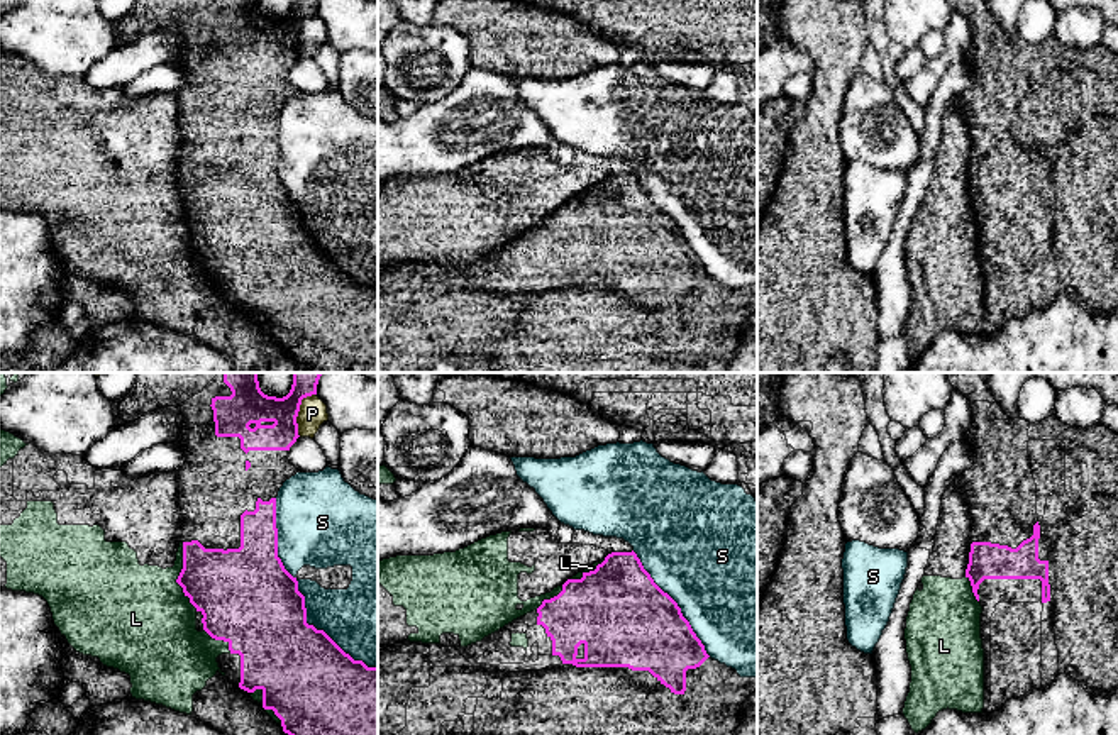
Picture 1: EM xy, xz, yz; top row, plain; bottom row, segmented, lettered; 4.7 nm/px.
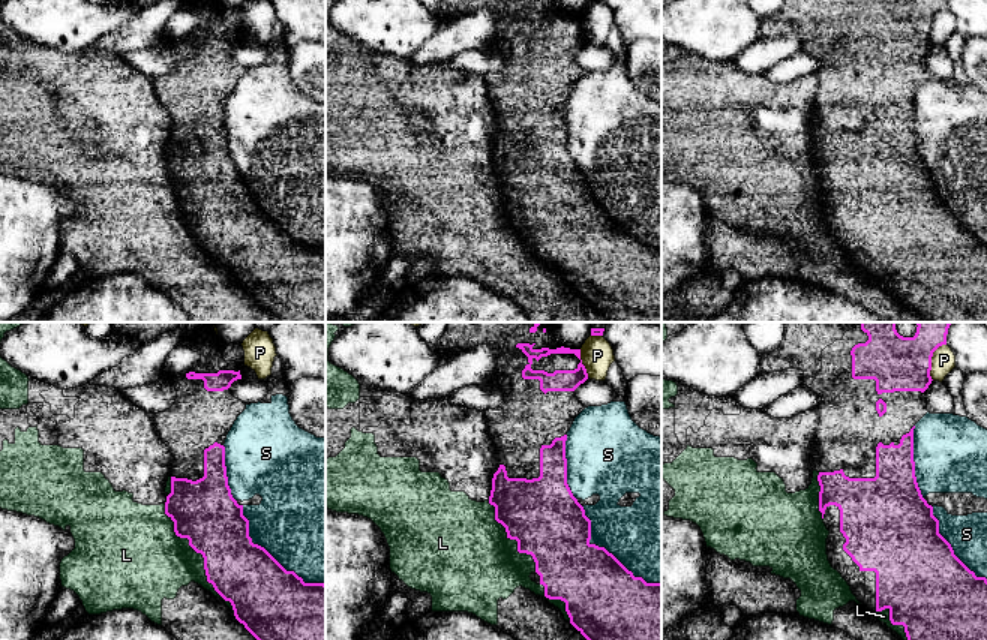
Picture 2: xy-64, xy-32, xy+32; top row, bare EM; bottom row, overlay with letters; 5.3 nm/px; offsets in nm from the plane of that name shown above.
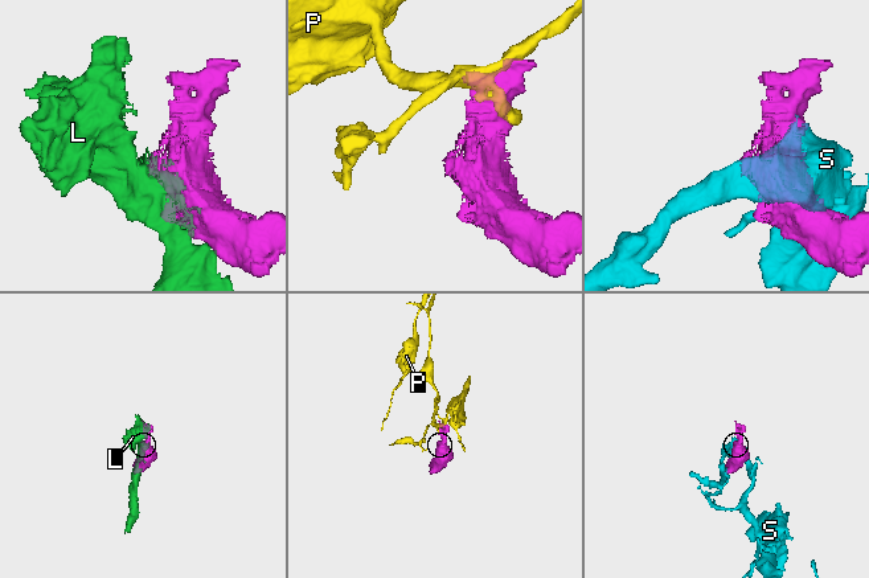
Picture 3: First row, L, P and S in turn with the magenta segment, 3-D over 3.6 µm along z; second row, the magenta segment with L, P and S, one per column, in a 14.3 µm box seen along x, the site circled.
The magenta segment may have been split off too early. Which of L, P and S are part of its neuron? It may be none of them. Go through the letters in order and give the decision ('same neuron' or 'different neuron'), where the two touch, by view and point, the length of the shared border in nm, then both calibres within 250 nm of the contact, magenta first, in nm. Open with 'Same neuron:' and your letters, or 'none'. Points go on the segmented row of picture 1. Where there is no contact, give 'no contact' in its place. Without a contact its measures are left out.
Same neuron: none
L: different neuron; contact xy (178, 576); length 340 nm; calibres 360 and 460 nm
P: different neuron; contact xy (298, 410); length 220 nm; calibres 180 and 130 nm
S: different neuron; contact xy (302, 595); length 950 nm; calibres 460 and 280 nm

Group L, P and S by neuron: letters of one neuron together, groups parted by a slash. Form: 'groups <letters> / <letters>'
groups L / P / S

